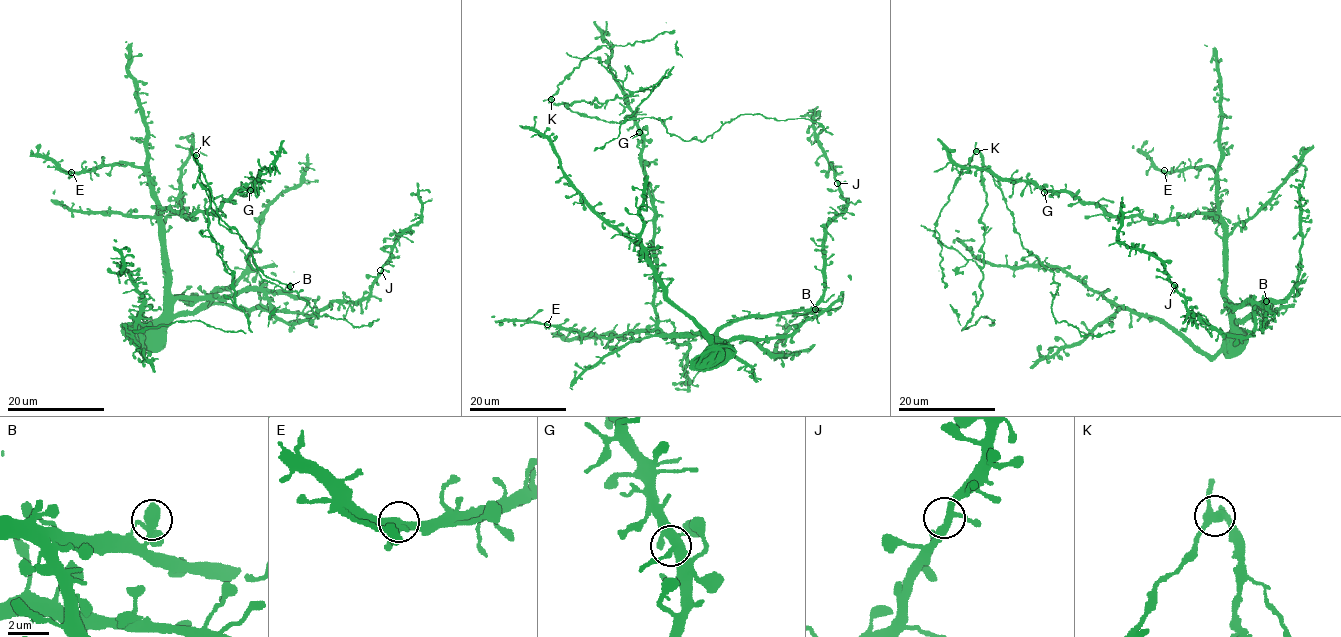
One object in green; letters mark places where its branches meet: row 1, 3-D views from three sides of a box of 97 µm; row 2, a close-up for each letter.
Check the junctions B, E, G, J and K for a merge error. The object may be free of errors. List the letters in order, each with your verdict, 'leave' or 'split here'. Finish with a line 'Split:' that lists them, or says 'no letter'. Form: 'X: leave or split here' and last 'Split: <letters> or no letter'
B: leave
E: leave
G: leave
J: leave
K: split here
Split: K

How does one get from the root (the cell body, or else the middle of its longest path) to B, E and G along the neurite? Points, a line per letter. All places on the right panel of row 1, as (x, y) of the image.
B: (1157, 220), (1192, 214), (1214, 215), (1224, 224), (1226, 296), (1229, 302), (1226, 304), (1267, 304), (1266, 301)
E: (1157, 220), (1217, 211), (1216, 173), (1211, 167), (1164, 170)
G: (1157, 220), (1140, 216), (1107, 216), (1096, 205), (1081, 203), (1070, 193), (1044, 192)

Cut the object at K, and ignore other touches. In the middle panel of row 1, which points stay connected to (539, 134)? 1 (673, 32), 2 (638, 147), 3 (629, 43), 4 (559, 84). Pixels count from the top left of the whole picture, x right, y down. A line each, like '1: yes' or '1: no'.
1: yes
2: yes
3: yes
4: yes

